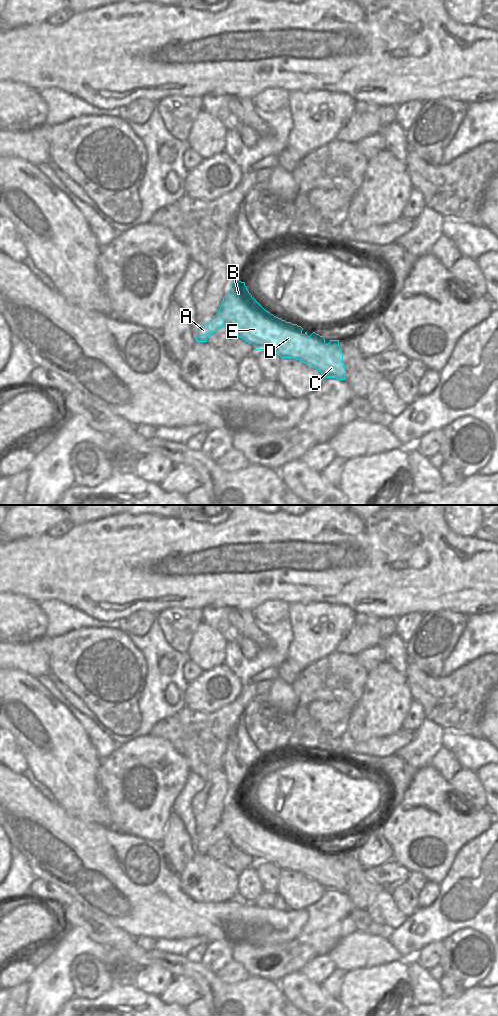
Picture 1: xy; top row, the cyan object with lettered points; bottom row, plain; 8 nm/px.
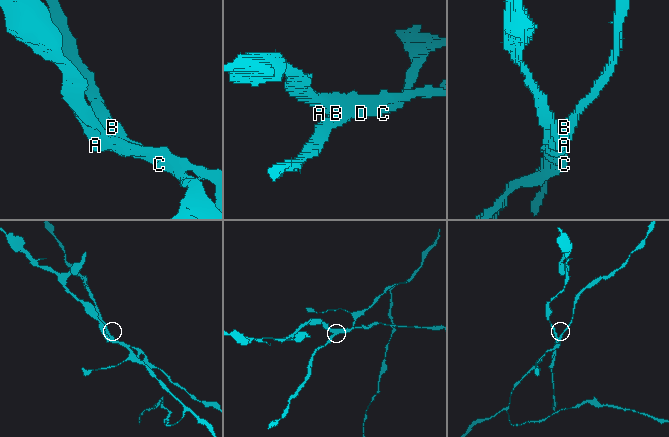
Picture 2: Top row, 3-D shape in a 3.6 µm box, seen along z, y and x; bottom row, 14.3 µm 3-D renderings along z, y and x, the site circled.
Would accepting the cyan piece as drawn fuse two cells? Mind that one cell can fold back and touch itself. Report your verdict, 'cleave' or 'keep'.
cleave

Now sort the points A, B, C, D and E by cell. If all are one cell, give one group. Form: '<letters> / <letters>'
A / B C D E

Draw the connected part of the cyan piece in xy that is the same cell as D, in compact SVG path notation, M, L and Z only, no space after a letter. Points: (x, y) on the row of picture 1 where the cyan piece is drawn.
M236 279L231 281L231 289L223 297L221 307L218 311L227 326L240 338L252 344L255 351L270 350L278 354L281 358L294 358L300 360L314 368L316 368L325 378L336 378L338 380L345 380L345 365L343 363L343 353L339 347L339 340L330 340L328 344L325 343L325 338L313 332L310 336L307 332L302 333L303 328L297 324L286 322L266 311L249 293L245 282Z

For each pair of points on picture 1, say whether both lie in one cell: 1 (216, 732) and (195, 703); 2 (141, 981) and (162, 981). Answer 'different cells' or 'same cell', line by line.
1: different cells
2: same cell

